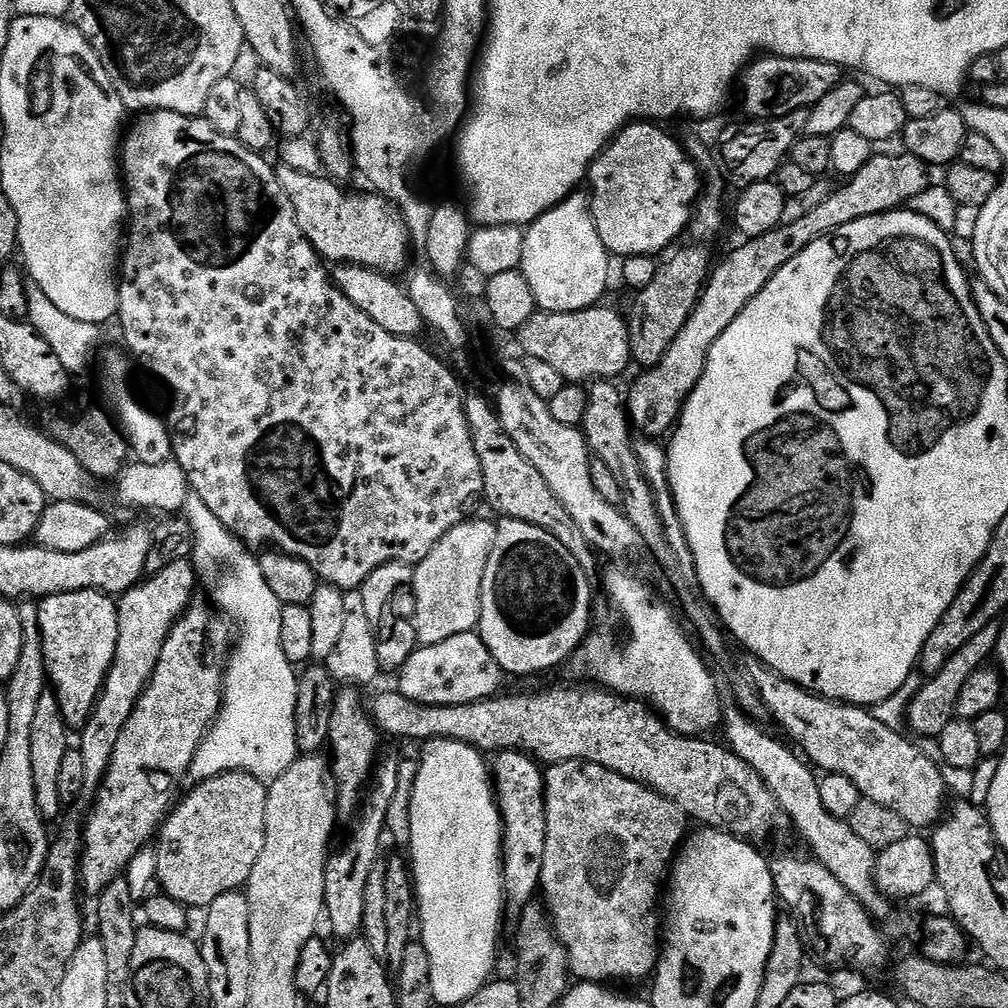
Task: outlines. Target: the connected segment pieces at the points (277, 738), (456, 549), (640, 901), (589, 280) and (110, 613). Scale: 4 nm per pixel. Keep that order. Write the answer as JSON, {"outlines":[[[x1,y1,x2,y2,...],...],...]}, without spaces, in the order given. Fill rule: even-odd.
{"outlines":[[[189,499,187,514,187,527,194,541,190,559,199,583,212,595,211,603,225,617,231,618,238,629,230,667,224,677,223,704,193,758,190,776,199,782,221,776,223,772,249,772,251,776,271,782,298,758,295,732,298,672,287,657,281,655,282,605,265,586,259,559,252,557,244,541,214,518,210,506,198,499]],[[465,519,454,526,426,554,426,558,415,565,416,577,412,580,412,588,416,591,416,623,414,629,416,639,421,645,446,642,446,638,454,638,454,634,473,631,480,622,480,587,484,581,484,571,489,554,496,541,495,523,488,520]],[[571,760,551,765,543,775,547,828,539,891,544,892,543,903,567,950,569,973,580,982,608,982,604,980,611,976,629,976,632,980,651,977,662,947,652,911,656,899,662,896,660,879,665,879,686,838,684,813,640,781,626,779,597,764]],[[587,195,567,196,557,208,542,214,533,224,527,225,524,233,519,271,530,286,536,299,537,309,541,312,581,312,595,308,601,303,604,291,608,288,608,259,610,253,605,248,596,229,596,221,589,211,590,200]],[[91,588,46,596,39,604,38,632,44,639,44,666,51,691,58,698,65,721,72,726,83,726,88,723,100,699,104,679,108,677,112,660,116,656,116,643,120,637,117,601,107,592]]]}

